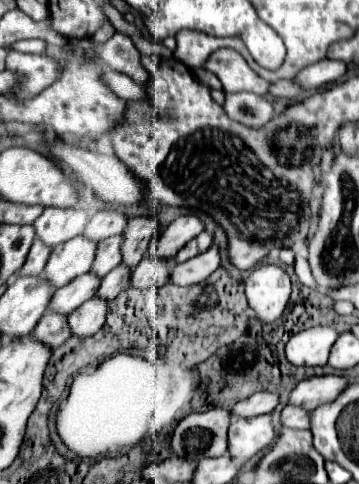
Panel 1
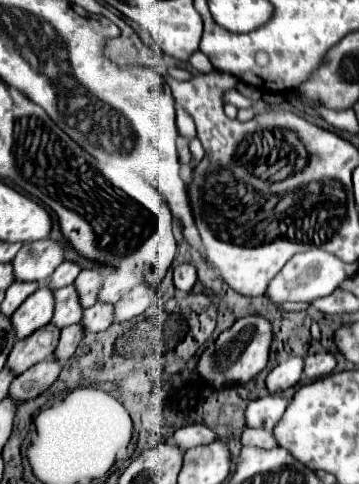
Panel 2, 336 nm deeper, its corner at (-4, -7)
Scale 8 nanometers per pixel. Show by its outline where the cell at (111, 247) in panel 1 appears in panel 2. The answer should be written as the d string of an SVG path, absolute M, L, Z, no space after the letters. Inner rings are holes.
M74 285L62 287L54 295L56 295L56 311L54 311L52 323L60 329L64 329L72 323L78 323L82 319L84 309L80 305L80 297L78 297L76 287Z

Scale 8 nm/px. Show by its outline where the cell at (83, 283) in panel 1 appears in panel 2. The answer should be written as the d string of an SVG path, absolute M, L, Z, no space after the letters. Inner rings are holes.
M48 323L46 327L36 329L32 335L28 335L26 339L20 339L14 343L12 355L8 357L8 367L20 375L22 371L30 369L32 365L36 365L38 361L50 359L56 351L60 339L60 329L54 323Z

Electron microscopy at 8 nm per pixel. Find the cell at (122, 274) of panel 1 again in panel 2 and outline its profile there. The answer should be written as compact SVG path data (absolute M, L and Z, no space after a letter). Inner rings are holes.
M76 323L76 325L68 325L62 329L62 337L60 337L60 343L58 343L58 349L54 353L56 359L62 359L66 361L74 351L76 347L80 345L80 341L84 339L84 325L82 323Z

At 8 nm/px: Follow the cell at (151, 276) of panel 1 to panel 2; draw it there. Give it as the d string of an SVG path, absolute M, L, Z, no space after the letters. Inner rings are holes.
M96 303L84 311L82 325L86 331L106 331L114 323L114 303Z

